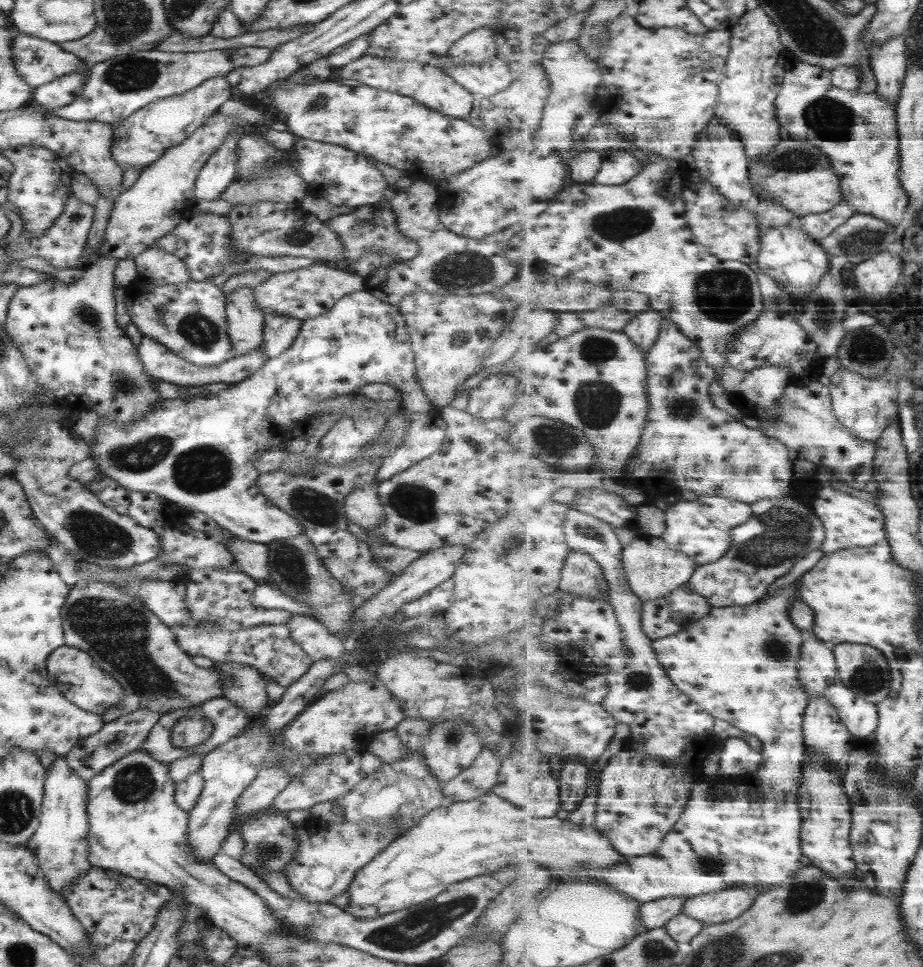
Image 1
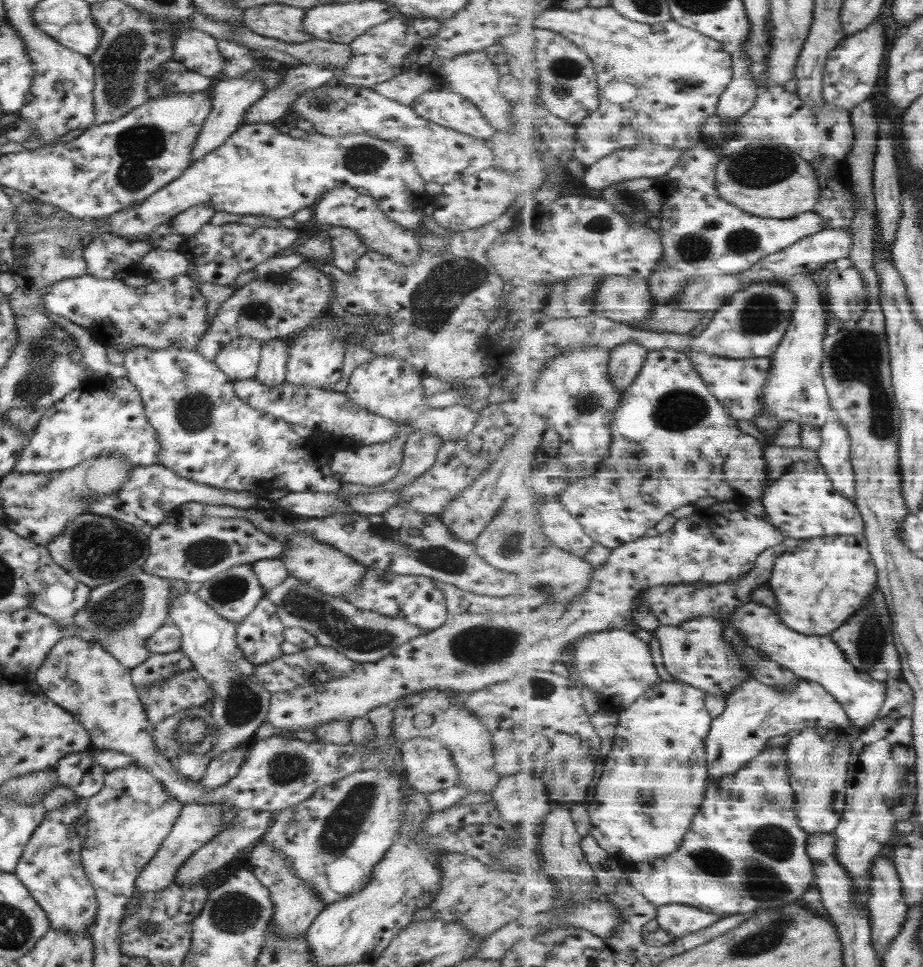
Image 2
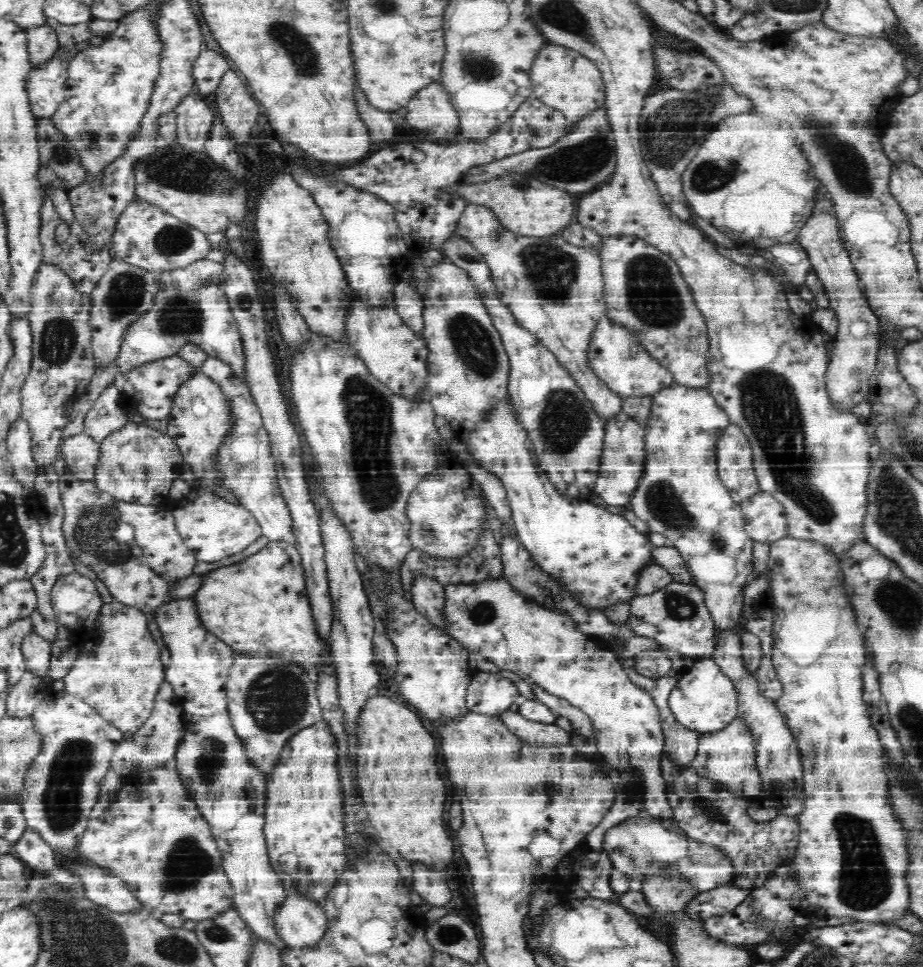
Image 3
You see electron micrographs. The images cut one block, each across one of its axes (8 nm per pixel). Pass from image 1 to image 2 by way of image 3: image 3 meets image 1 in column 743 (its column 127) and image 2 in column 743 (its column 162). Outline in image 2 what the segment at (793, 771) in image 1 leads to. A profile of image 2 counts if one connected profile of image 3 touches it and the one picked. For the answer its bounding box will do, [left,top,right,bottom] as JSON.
[625,616,815,915]

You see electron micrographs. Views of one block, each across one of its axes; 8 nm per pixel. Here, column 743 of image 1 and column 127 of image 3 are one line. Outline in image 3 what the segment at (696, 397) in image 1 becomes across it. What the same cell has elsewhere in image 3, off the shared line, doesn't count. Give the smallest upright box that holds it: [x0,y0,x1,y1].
[94,422,185,505]

